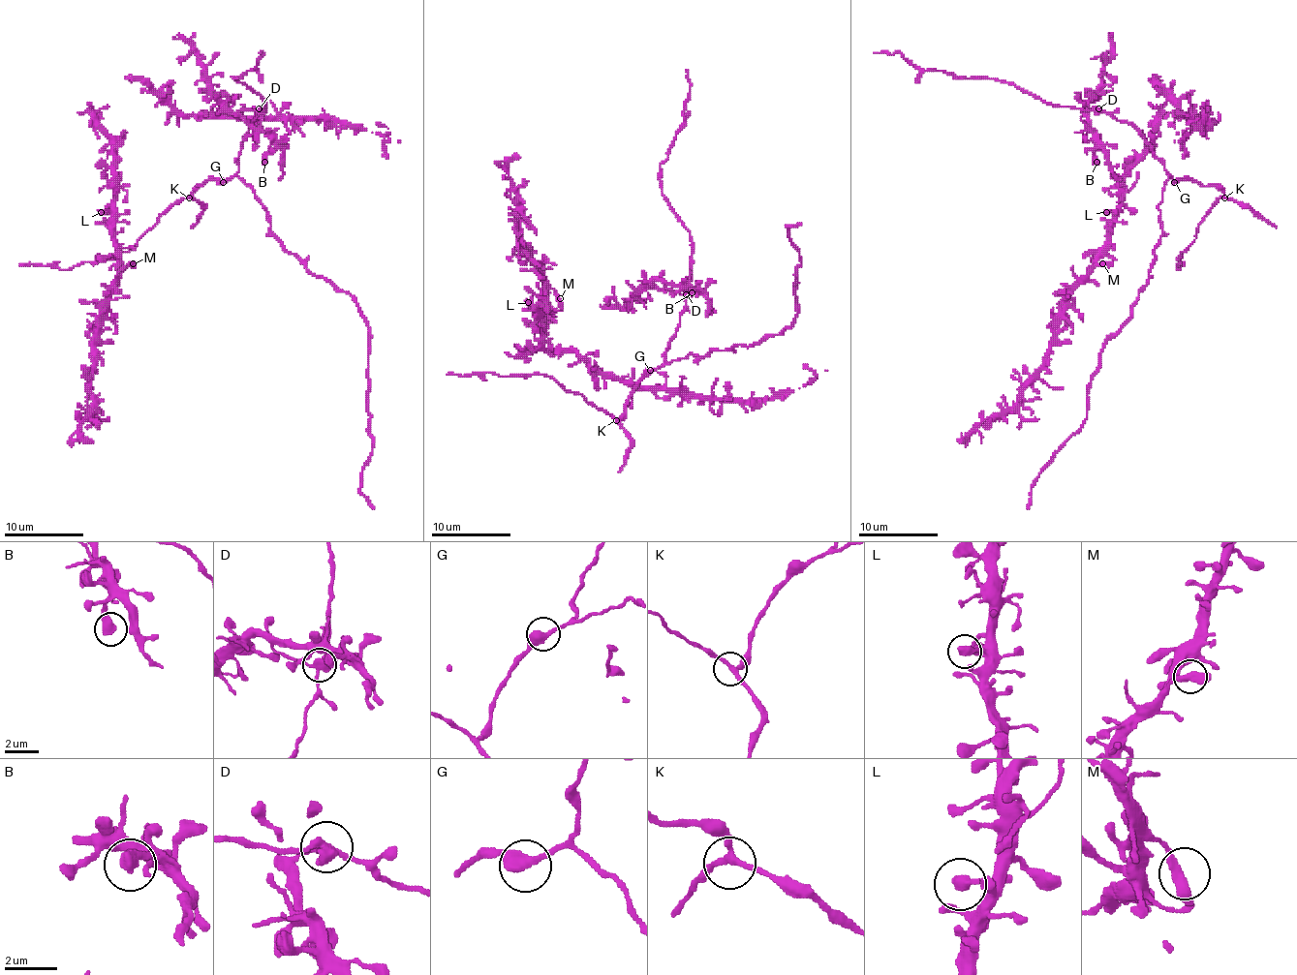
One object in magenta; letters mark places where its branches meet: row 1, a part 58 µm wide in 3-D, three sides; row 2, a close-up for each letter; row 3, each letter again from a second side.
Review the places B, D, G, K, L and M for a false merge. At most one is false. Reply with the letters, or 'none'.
none

